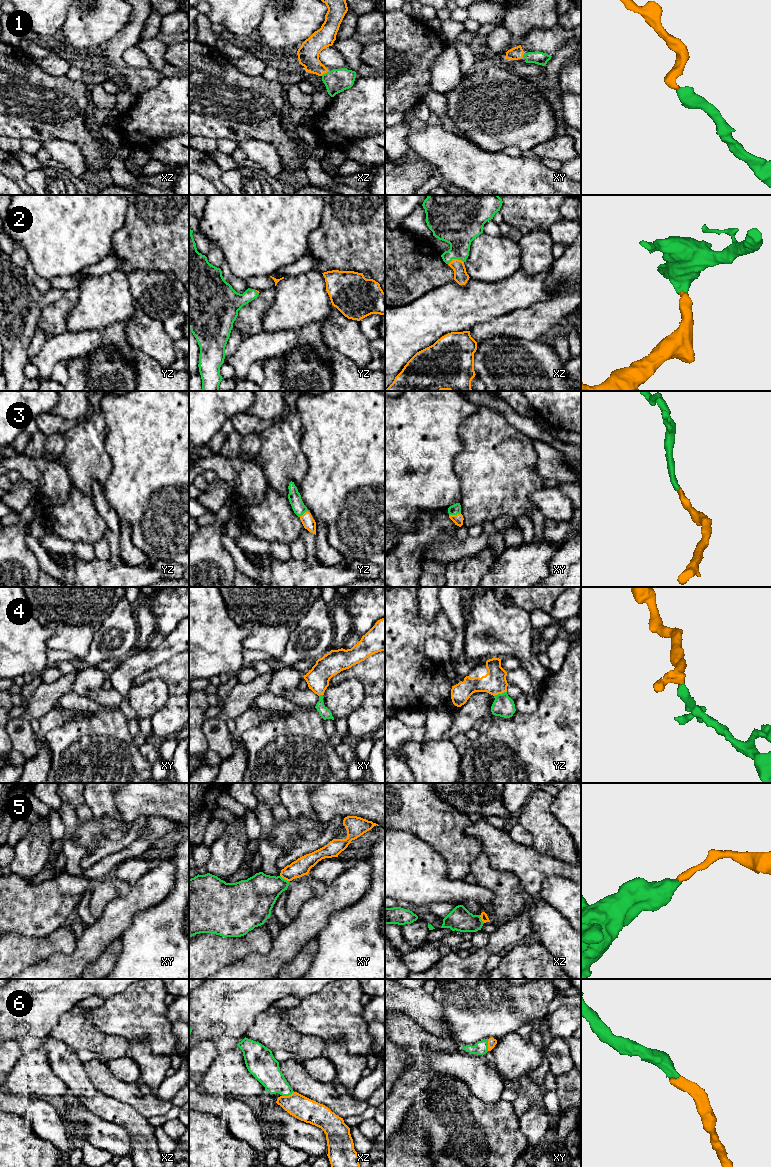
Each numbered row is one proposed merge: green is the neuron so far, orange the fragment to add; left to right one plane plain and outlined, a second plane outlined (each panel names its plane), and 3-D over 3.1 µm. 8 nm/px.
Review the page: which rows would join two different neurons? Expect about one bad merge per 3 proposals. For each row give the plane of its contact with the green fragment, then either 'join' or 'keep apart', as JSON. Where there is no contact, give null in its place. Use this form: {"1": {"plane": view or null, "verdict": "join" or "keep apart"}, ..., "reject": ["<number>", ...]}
{"1": {"plane": "xz", "verdict": "join"}, "2": {"plane": "xz", "verdict": "join"}, "3": {"plane": "xy", "verdict": "join"}, "4": {"plane": "yz", "verdict": "join"}, "5": {"plane": "xy", "verdict": "keep apart"}, "6": {"plane": "xz", "verdict": "join"}, "reject": ["5"]}

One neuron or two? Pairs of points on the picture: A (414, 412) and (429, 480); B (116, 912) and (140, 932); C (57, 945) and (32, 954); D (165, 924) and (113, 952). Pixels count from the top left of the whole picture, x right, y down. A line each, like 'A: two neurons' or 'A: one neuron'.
A: one neuron
B: two neurons
C: one neuron
D: two neurons

